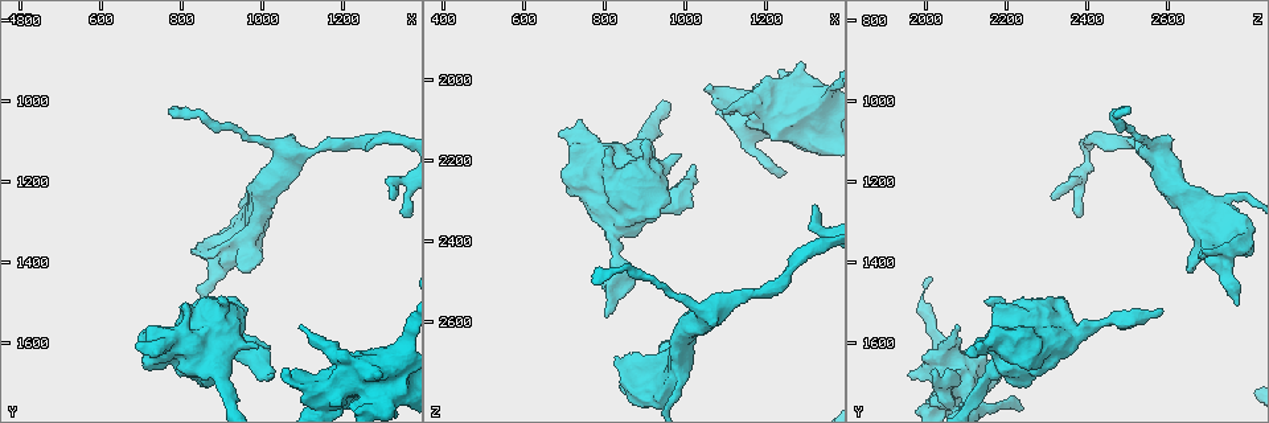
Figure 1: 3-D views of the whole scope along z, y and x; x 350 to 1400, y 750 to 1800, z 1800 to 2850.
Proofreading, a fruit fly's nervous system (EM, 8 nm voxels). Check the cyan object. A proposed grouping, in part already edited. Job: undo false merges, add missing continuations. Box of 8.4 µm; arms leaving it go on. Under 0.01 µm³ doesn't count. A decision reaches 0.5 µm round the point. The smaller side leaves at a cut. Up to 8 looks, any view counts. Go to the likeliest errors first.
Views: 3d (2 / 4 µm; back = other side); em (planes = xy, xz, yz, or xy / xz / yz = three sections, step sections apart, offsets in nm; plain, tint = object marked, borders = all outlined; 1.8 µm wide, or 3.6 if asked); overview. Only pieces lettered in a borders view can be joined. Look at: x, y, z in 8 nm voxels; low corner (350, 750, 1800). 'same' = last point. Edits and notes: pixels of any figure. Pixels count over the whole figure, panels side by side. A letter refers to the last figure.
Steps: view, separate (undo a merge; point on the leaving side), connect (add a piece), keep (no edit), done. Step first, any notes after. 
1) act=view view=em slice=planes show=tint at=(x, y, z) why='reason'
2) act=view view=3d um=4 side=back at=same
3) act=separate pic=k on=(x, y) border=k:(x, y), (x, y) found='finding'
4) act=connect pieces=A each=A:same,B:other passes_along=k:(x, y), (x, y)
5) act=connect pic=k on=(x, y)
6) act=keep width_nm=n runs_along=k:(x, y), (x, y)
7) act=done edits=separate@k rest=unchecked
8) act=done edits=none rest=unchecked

act=view view=em slice=planes show=borders at=(1090, 1565, 2085) why='an open end'

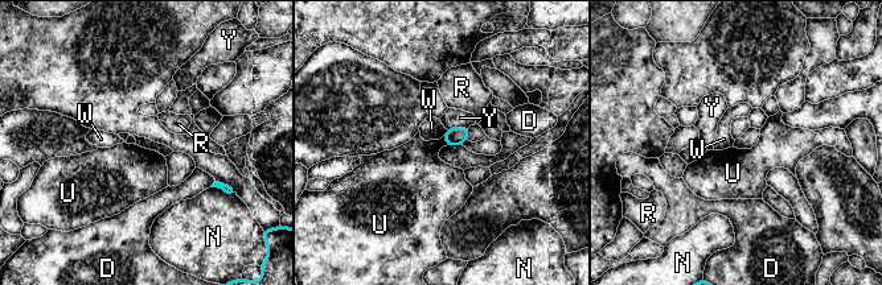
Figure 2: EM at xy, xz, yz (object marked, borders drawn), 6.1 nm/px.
act=keep each=D:other,N:other,R:other,U:other,W:other,Y:other border=2:(443, 136), (447, 144) found='no lettered piece goes on from it'

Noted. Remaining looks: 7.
act=view view=em slice=planes show=tint at=(835, 1375, 2680) why='free end'

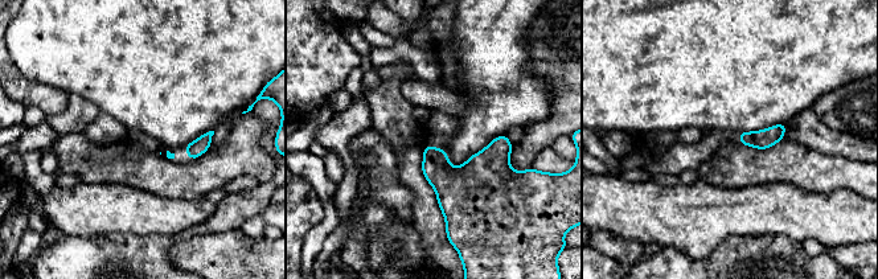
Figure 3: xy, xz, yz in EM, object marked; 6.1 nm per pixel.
act=view view=em slice=planes show=borders at=same why='what lies round it'

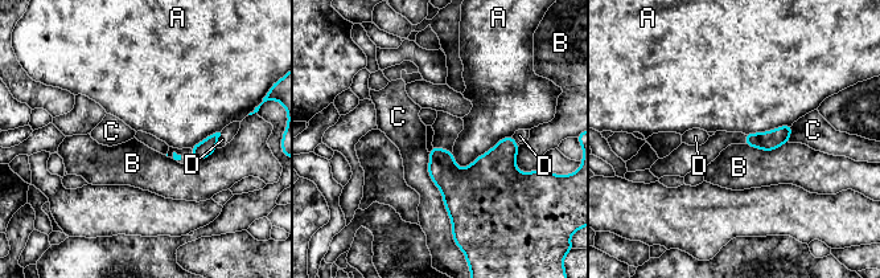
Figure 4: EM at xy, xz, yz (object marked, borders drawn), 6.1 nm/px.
act=keep each=A:other,B:other,C:other,D:other border=4:(788, 140), (772, 150), (745, 144) found='none of them fits'

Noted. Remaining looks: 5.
act=view view=em slice=yz step=4 show=tint at=(780, 1020, 2510) why='thin end'

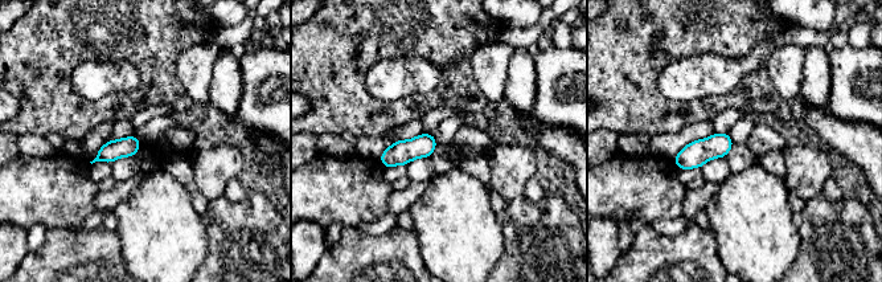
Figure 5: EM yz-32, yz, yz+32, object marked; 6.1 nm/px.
act=view view=em slice=planes show=borders at=same why='cut it another way'

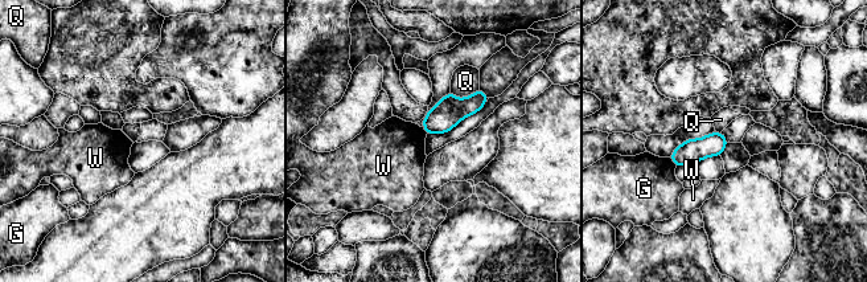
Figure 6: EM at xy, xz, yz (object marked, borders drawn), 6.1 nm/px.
act=keep width_nm=140 each=G:other,Q:other,W:other border=6:(422, 127), (427, 133) found='none of them fits'

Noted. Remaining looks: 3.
act=done edits=none rest=unchecked

